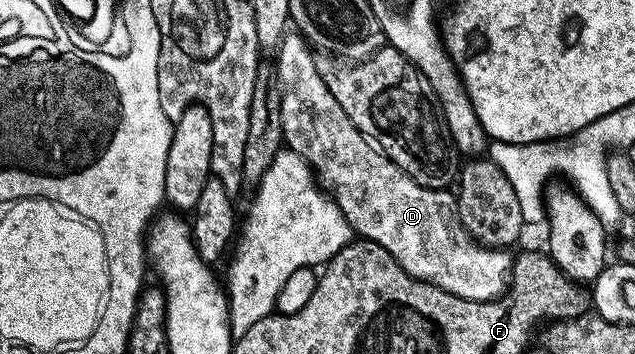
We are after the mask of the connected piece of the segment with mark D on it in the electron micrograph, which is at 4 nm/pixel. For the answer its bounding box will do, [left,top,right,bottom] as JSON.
[276,33,514,302]

